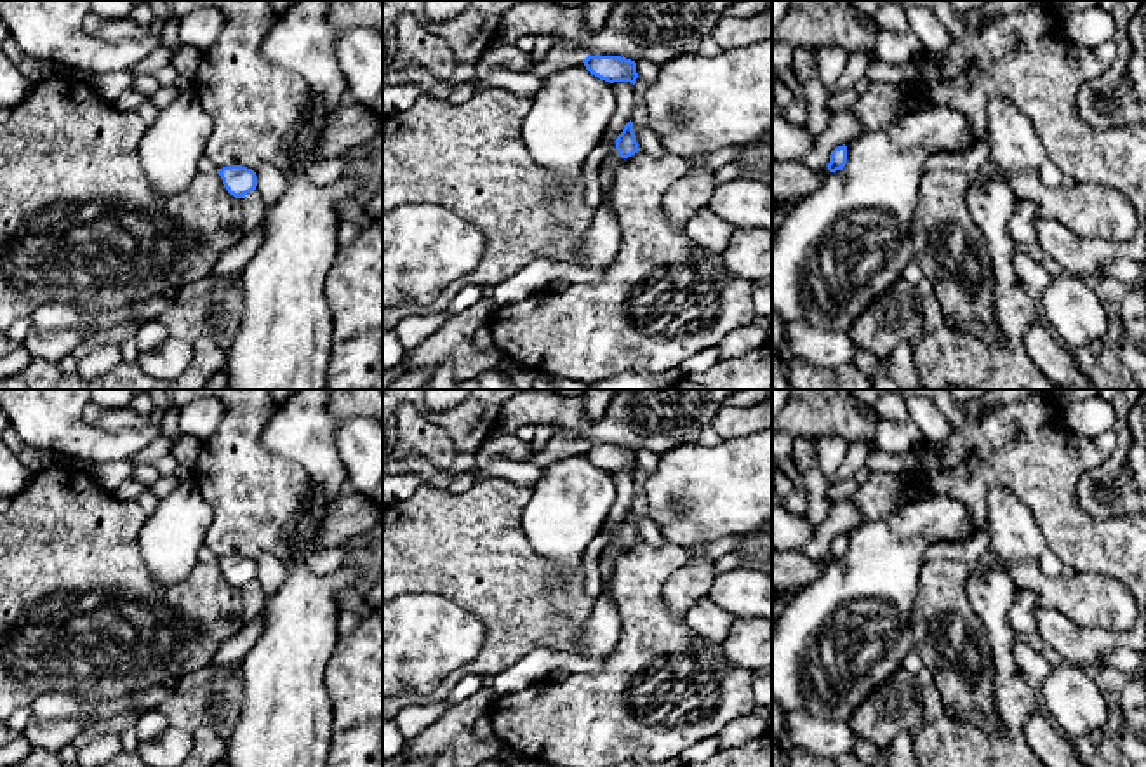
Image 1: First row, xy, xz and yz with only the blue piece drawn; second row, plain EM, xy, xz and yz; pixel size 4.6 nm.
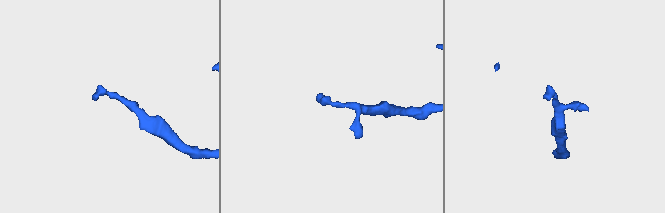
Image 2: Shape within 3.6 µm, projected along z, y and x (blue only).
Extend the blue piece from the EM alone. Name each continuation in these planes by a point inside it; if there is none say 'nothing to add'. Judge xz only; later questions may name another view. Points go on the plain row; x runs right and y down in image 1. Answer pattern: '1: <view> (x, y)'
nothing to add

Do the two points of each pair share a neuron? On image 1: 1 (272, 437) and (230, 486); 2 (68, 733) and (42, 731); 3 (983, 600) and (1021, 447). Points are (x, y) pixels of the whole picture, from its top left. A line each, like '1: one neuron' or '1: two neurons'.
1: two neurons
2: one neuron
3: two neurons

